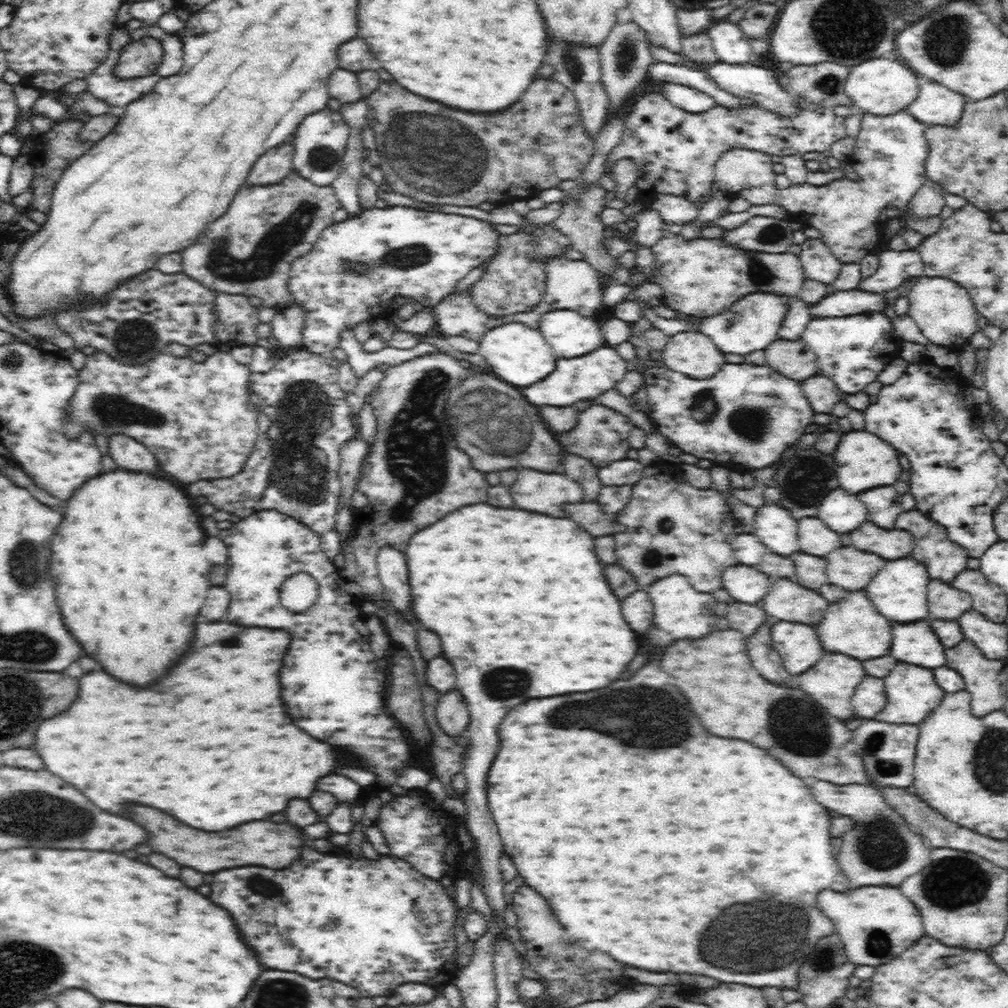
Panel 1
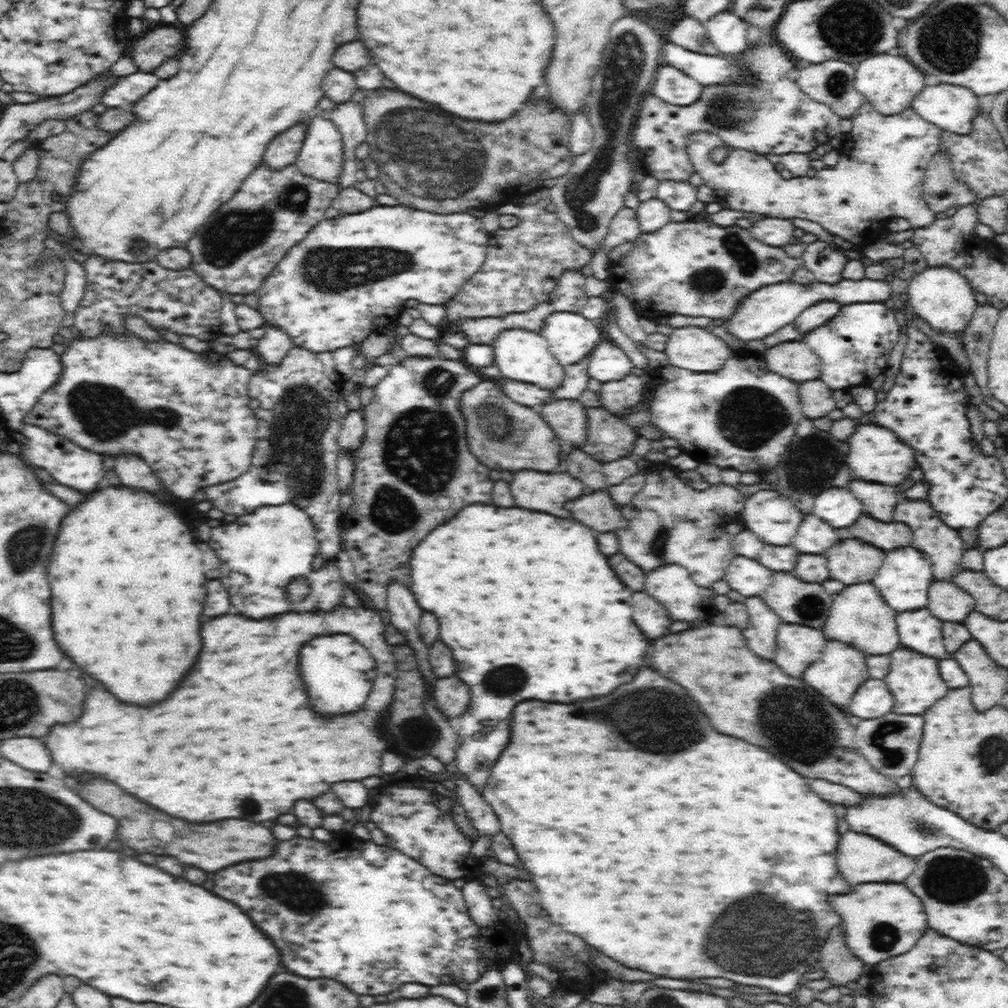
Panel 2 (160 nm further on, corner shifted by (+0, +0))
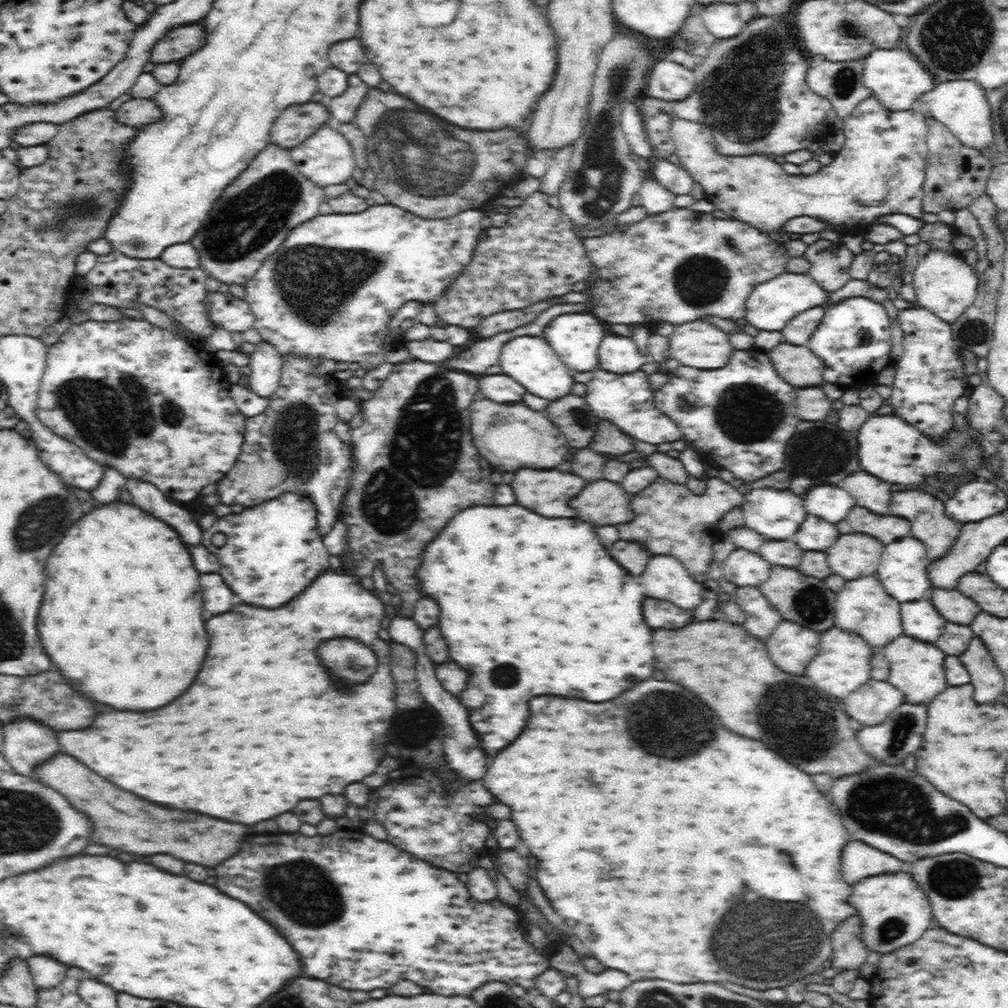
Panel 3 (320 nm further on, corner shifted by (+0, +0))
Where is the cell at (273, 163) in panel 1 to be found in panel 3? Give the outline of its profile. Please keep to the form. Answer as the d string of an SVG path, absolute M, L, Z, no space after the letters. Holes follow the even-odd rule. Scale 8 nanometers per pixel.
M308 101L302 106L288 107L272 125L269 142L290 151L304 144L312 133L328 124L330 119L330 111L324 102Z

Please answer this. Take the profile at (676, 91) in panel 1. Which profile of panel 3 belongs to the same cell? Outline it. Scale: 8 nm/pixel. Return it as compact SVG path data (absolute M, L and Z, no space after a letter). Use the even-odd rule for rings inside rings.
M657 60L648 73L644 95L660 100L684 100L696 86L694 71L677 62Z

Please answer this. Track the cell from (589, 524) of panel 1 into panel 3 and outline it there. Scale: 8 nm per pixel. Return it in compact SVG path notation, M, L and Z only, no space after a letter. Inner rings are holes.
M608 480L590 482L570 504L580 520L594 526L622 524L633 518L628 492L620 484Z

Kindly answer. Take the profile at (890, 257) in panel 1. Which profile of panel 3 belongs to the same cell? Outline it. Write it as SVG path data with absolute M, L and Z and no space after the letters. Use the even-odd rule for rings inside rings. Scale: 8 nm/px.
M784 272L773 280L759 284L752 290L746 304L746 320L758 330L781 331L790 320L805 310L826 306L824 300L830 292L826 292L809 274L793 274Z

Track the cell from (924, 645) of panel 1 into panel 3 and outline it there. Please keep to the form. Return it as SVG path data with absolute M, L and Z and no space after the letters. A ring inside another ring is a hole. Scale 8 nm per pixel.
M916 600L916 604L900 603L900 614L904 634L932 644L938 640L947 624L930 600Z

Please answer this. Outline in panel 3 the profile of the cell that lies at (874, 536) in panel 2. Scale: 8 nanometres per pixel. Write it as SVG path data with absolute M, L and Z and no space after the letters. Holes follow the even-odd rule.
M860 506L848 512L846 524L850 526L852 532L870 534L884 544L890 544L894 540L911 534L910 524L906 518L878 516L878 514L872 514L868 508L860 508Z

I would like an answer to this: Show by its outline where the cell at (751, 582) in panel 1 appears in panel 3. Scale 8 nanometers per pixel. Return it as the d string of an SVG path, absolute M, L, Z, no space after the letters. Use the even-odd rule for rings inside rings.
M738 547L728 554L721 567L723 578L737 586L760 586L771 571L771 564L758 552L752 554Z

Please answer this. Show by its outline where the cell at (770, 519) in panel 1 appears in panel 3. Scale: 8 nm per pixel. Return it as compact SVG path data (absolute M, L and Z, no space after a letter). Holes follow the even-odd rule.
M758 488L745 494L744 504L741 506L744 515L744 526L761 534L768 540L788 540L806 520L807 510L804 508L805 499L790 490L772 490L772 488Z

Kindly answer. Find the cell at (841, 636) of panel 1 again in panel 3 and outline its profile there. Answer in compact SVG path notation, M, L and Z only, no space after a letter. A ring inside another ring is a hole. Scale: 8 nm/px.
M877 573L846 582L844 590L840 590L836 596L836 626L860 634L870 644L870 648L887 647L888 642L904 632L900 616L900 603L886 593Z

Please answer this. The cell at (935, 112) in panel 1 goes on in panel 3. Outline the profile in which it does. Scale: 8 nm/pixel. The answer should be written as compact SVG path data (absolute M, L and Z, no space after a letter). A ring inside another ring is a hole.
M949 80L937 82L935 87L922 94L919 100L926 106L926 115L947 126L958 141L966 147L982 150L995 142L991 108L985 91L973 80Z

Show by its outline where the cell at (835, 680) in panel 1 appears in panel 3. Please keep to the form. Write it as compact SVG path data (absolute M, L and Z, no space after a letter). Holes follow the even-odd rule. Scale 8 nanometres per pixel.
M830 628L830 630L822 632L820 644L818 644L818 654L806 667L806 676L820 690L828 692L830 696L844 698L872 679L870 678L870 660L873 655L874 648L864 644L864 640L860 640L860 636L856 636L852 632L840 632L840 628Z

